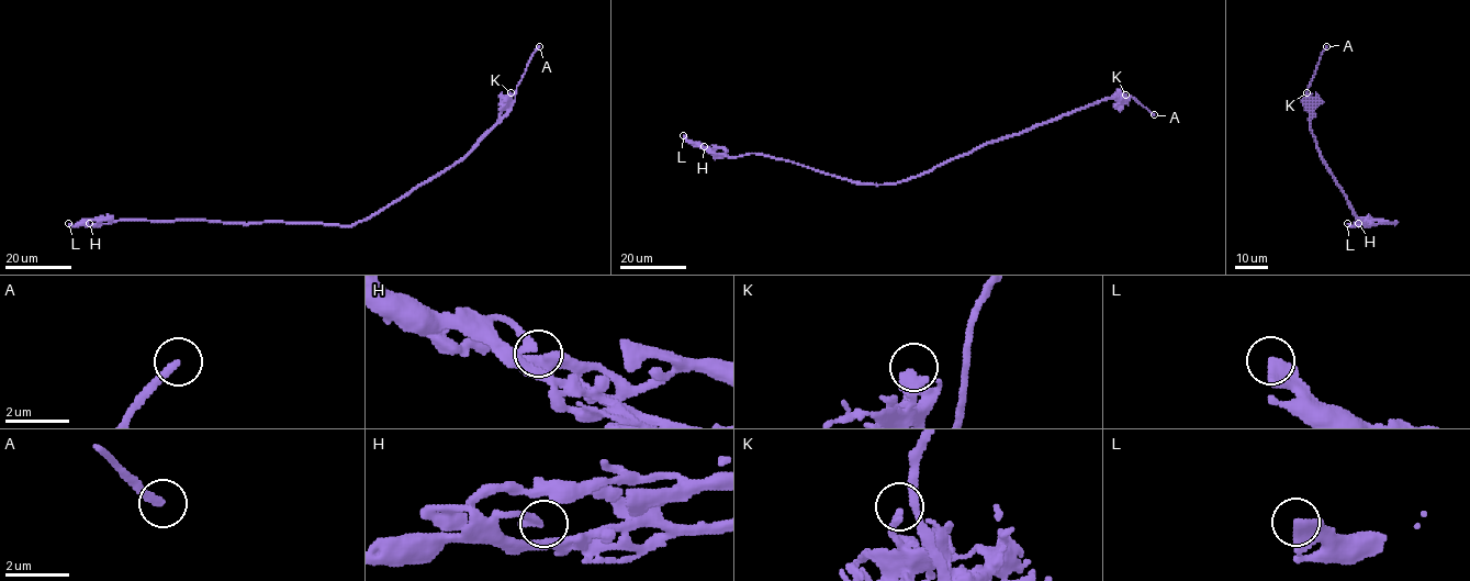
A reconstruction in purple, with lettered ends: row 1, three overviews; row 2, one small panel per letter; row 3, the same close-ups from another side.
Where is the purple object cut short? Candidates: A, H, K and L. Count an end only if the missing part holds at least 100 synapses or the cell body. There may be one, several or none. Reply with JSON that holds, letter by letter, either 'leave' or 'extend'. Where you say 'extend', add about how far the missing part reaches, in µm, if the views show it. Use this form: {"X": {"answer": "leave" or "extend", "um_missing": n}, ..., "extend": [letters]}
{"A": {"answer": "extend", "um_missing": 30}, "H": {"answer": "leave"}, "K": {"answer": "leave"}, "L": {"answer": "leave"}, "extend": ["A"]}

